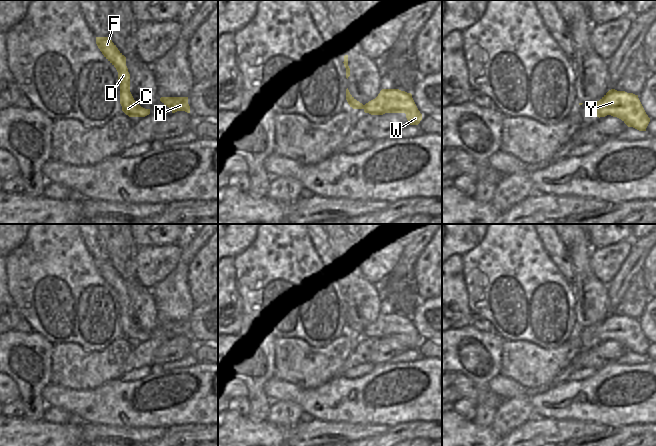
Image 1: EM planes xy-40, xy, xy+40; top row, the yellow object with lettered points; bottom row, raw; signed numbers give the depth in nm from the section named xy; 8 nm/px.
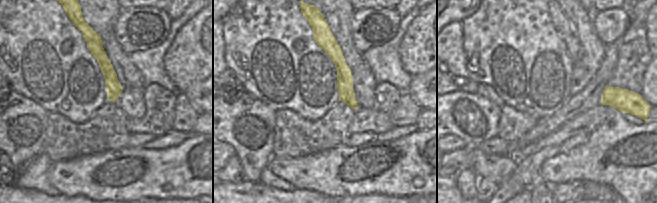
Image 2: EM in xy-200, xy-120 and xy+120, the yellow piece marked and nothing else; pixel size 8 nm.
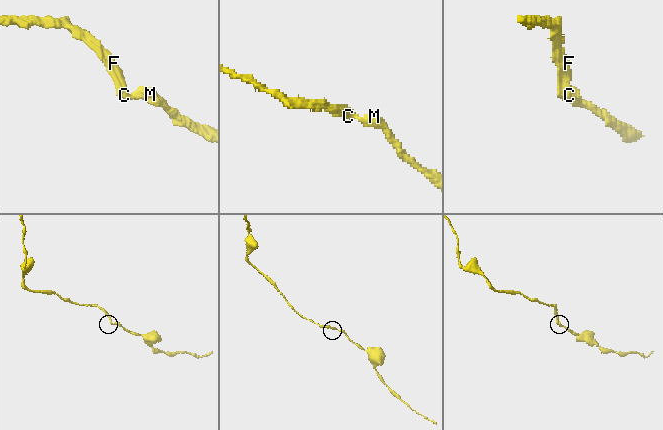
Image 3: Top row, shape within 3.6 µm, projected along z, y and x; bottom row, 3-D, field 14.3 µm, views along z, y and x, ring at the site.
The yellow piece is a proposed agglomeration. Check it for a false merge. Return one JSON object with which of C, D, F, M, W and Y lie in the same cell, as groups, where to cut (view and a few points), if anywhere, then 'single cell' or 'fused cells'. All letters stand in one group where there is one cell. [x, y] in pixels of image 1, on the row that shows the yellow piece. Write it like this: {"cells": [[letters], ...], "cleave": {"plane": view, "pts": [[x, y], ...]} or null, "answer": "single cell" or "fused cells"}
{"cells": [["C", "D", "F", "M", "W", "Y"]], "cleave": null, "answer": "single cell"}

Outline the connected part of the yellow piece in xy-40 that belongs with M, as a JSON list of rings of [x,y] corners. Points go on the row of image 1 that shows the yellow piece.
[[[161,97],[160,101],[172,110],[172,113],[177,111],[185,111],[190,113],[188,97]]]

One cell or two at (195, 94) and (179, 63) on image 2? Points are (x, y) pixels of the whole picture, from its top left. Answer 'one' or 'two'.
two

